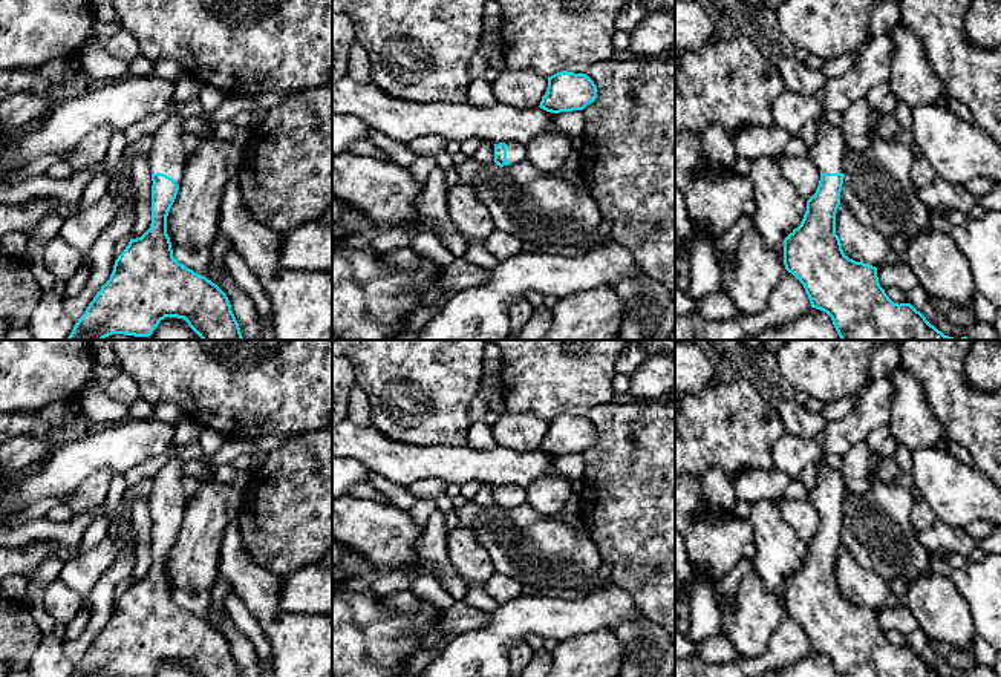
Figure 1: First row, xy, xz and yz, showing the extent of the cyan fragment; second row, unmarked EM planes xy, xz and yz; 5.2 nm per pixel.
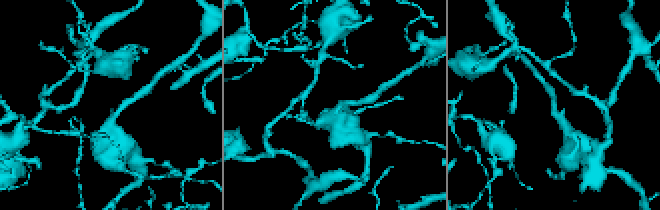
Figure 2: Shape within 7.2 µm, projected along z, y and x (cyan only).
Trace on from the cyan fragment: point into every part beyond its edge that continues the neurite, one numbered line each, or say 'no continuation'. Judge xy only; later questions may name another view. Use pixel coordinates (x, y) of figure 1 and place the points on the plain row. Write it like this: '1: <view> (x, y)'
1: xy (167, 498)

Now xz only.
1: xz (516, 497)

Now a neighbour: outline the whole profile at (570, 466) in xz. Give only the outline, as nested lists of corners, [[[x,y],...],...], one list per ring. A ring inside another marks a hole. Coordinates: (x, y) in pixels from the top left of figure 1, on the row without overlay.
[[[583,453],[560,455],[554,458],[554,469],[559,475],[583,484],[585,456]]]

